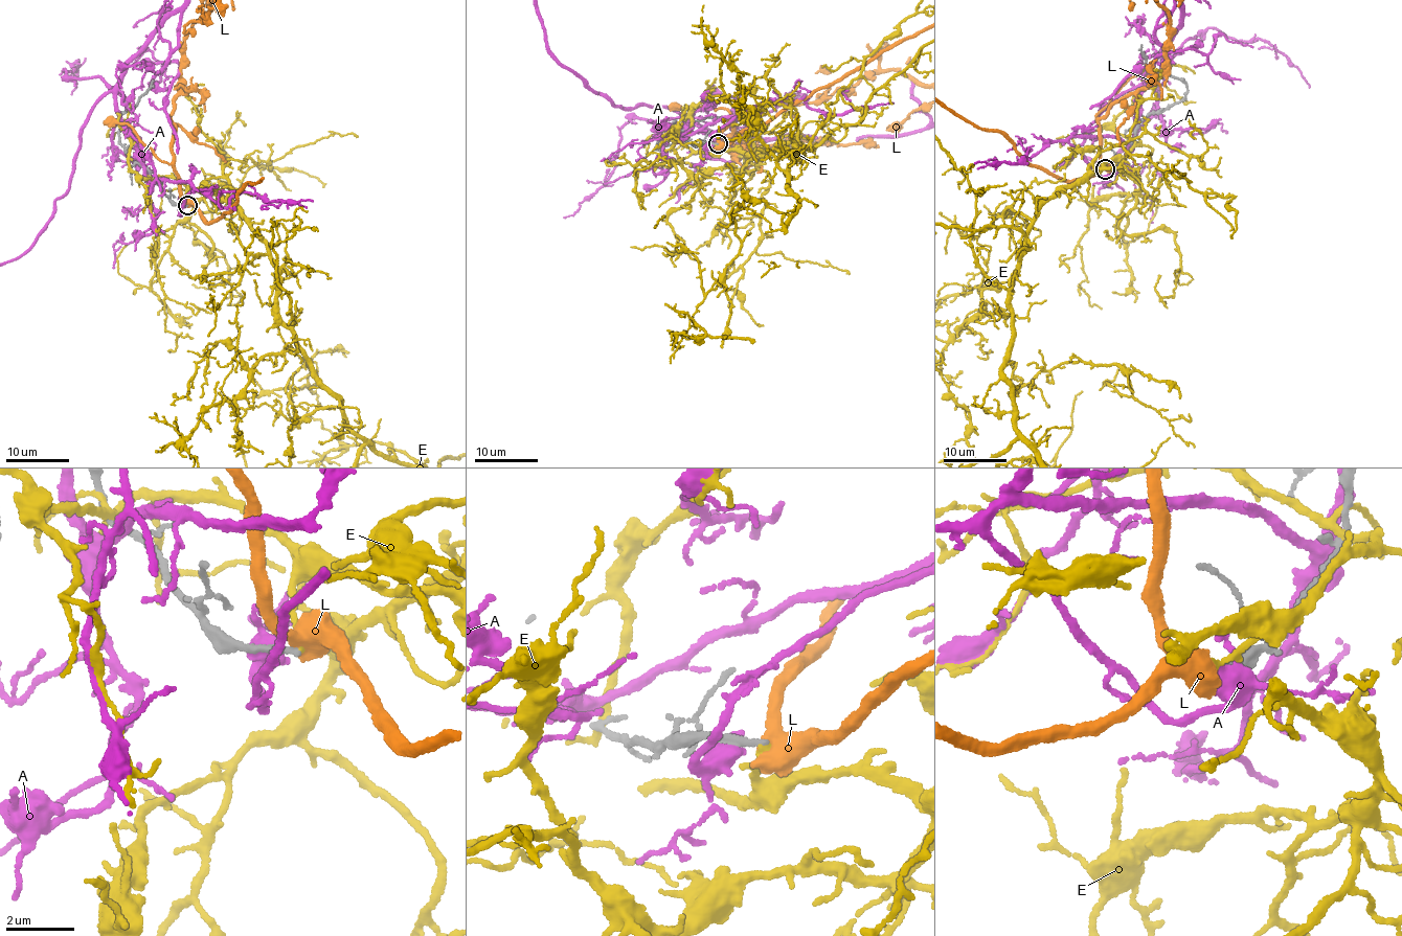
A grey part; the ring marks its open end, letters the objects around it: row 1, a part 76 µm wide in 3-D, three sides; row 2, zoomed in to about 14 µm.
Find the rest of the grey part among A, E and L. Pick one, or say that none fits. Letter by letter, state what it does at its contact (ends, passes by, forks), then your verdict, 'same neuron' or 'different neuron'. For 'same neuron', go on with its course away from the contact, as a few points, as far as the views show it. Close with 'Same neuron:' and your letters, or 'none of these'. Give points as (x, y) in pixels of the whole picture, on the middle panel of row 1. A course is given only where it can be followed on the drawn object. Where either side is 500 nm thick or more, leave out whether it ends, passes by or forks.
A: it passes by; different neuron
E: it ends there; different neuron
L: different neuron
Same neuron: none of these

